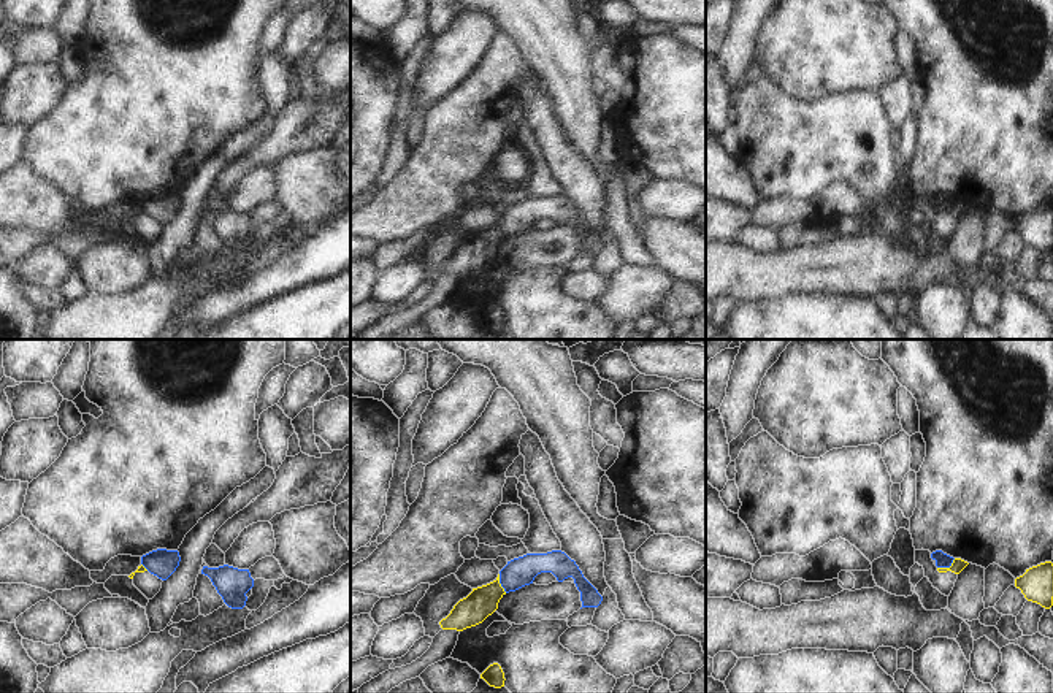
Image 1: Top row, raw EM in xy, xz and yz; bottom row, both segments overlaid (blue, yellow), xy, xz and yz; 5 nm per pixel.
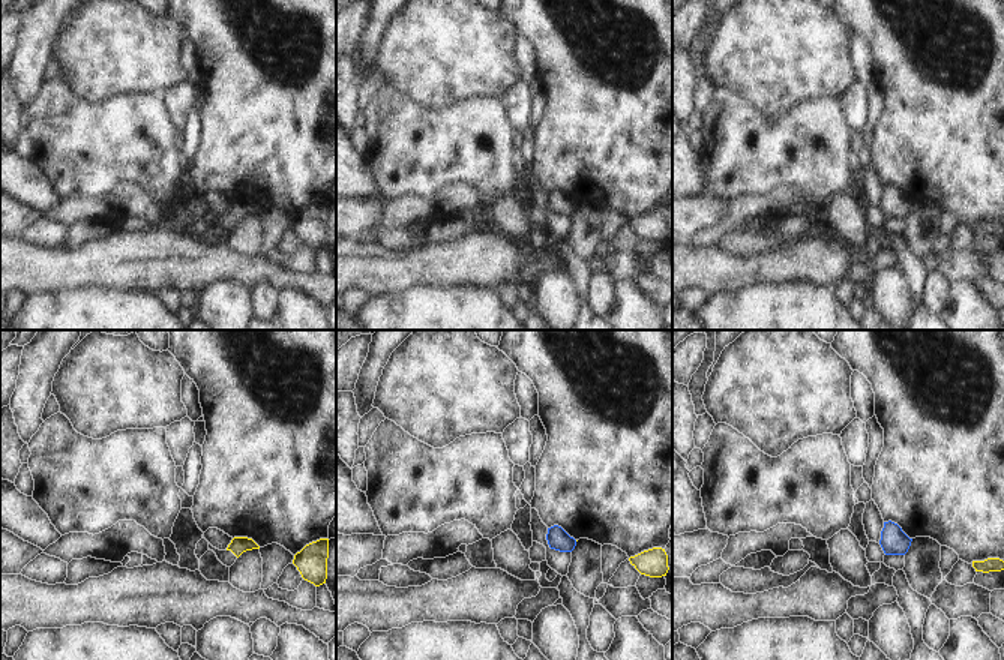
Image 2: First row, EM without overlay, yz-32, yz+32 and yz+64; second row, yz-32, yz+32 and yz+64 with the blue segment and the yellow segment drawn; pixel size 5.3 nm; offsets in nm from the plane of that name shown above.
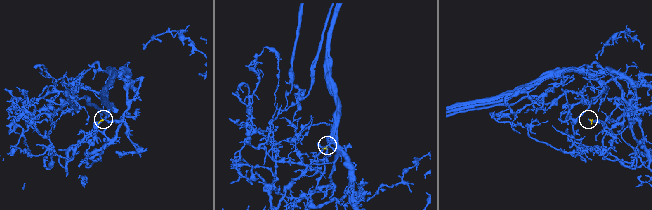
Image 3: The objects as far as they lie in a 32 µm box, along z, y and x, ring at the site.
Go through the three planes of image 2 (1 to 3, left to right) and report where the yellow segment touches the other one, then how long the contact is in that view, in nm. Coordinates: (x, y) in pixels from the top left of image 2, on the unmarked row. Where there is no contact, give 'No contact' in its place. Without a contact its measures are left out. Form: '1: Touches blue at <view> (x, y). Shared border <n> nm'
1: No contact
2: No contact
3: No contact

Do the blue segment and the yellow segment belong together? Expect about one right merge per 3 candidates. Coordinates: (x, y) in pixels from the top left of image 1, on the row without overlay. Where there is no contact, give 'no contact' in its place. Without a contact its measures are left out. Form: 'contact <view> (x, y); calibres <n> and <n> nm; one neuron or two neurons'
contact yz (947, 211); calibres 80 and 70 nm; two neurons

